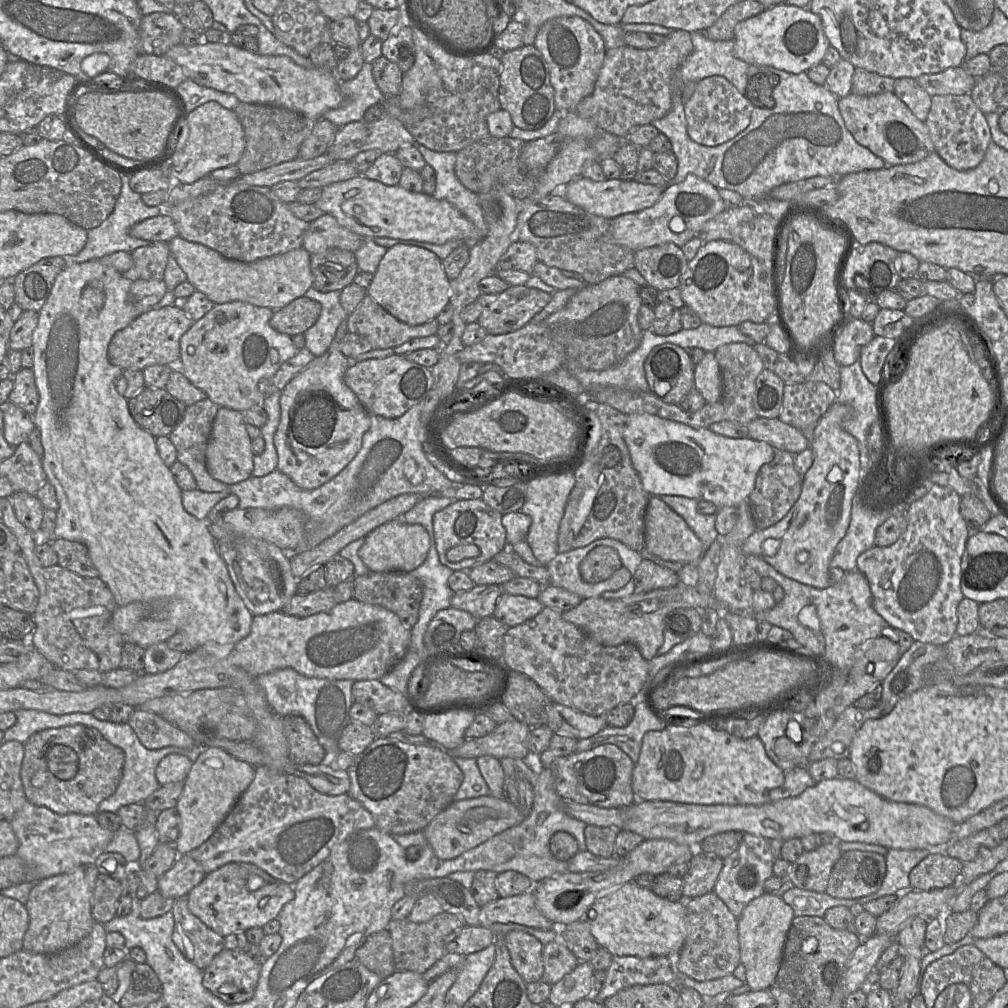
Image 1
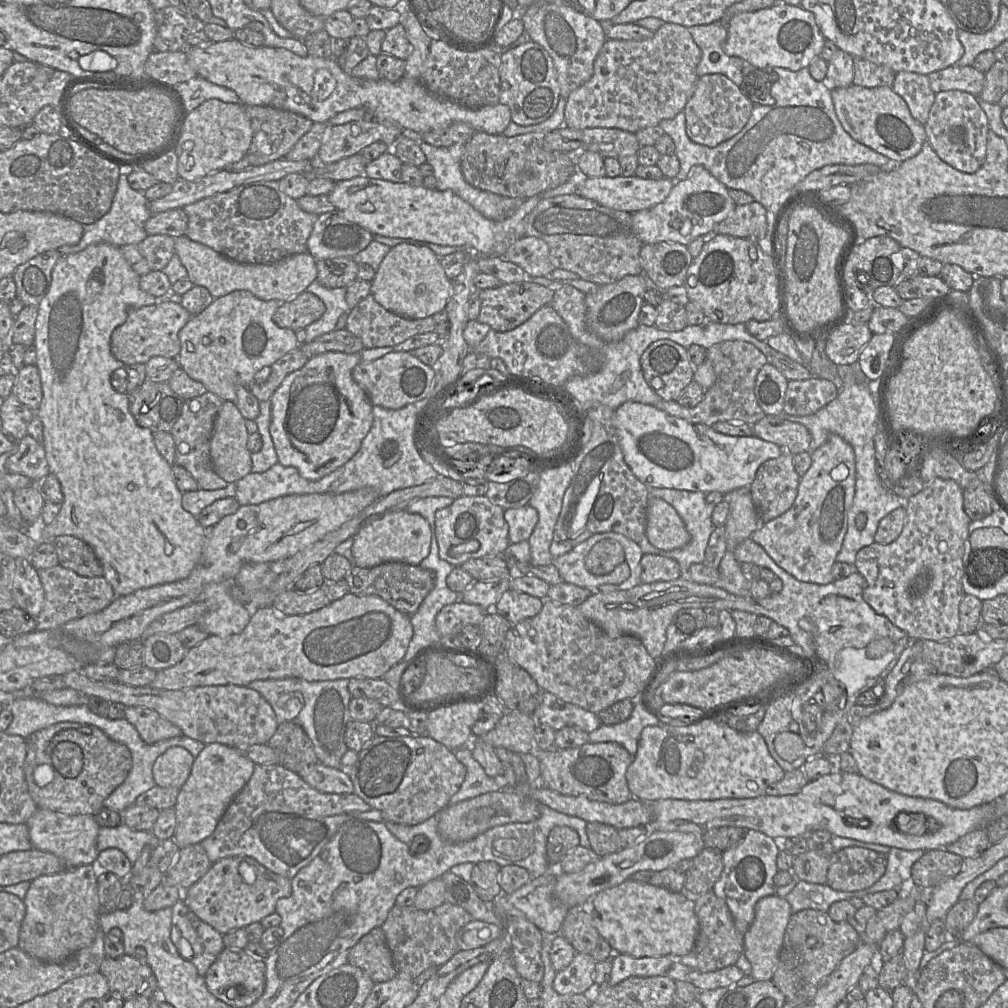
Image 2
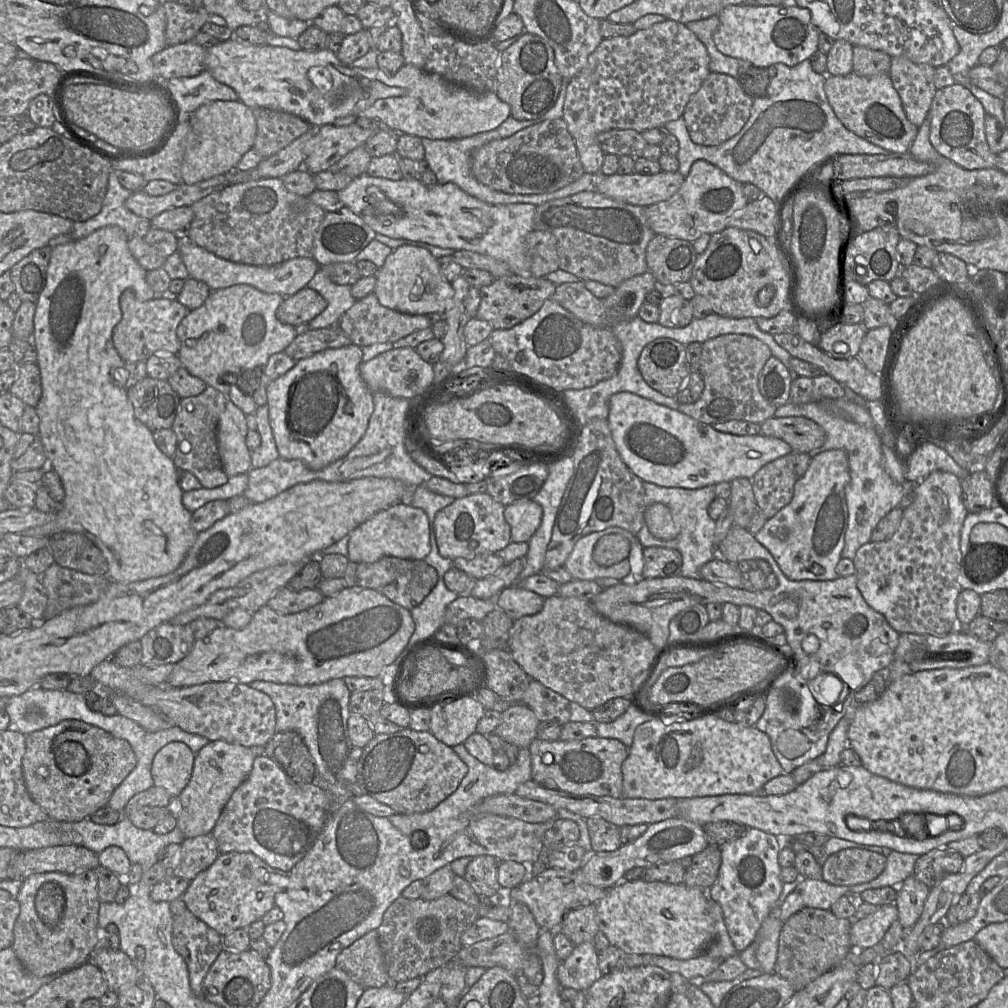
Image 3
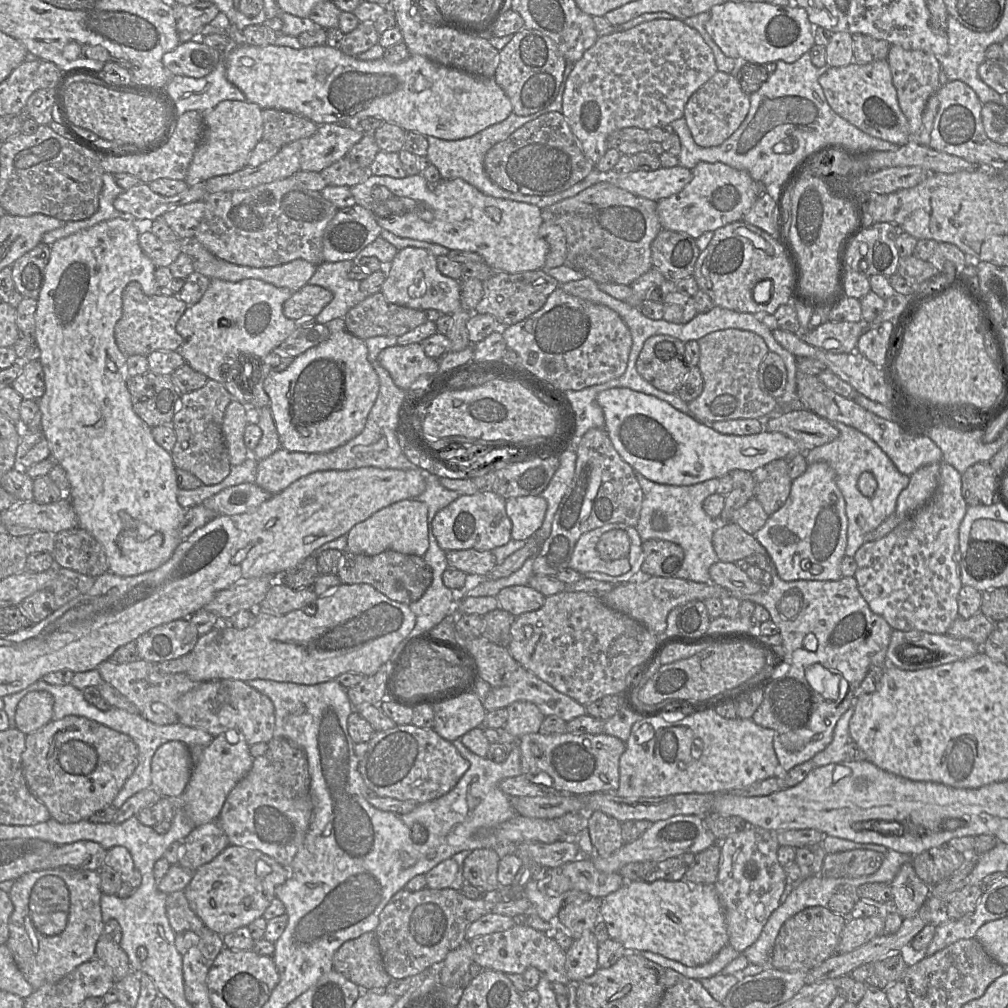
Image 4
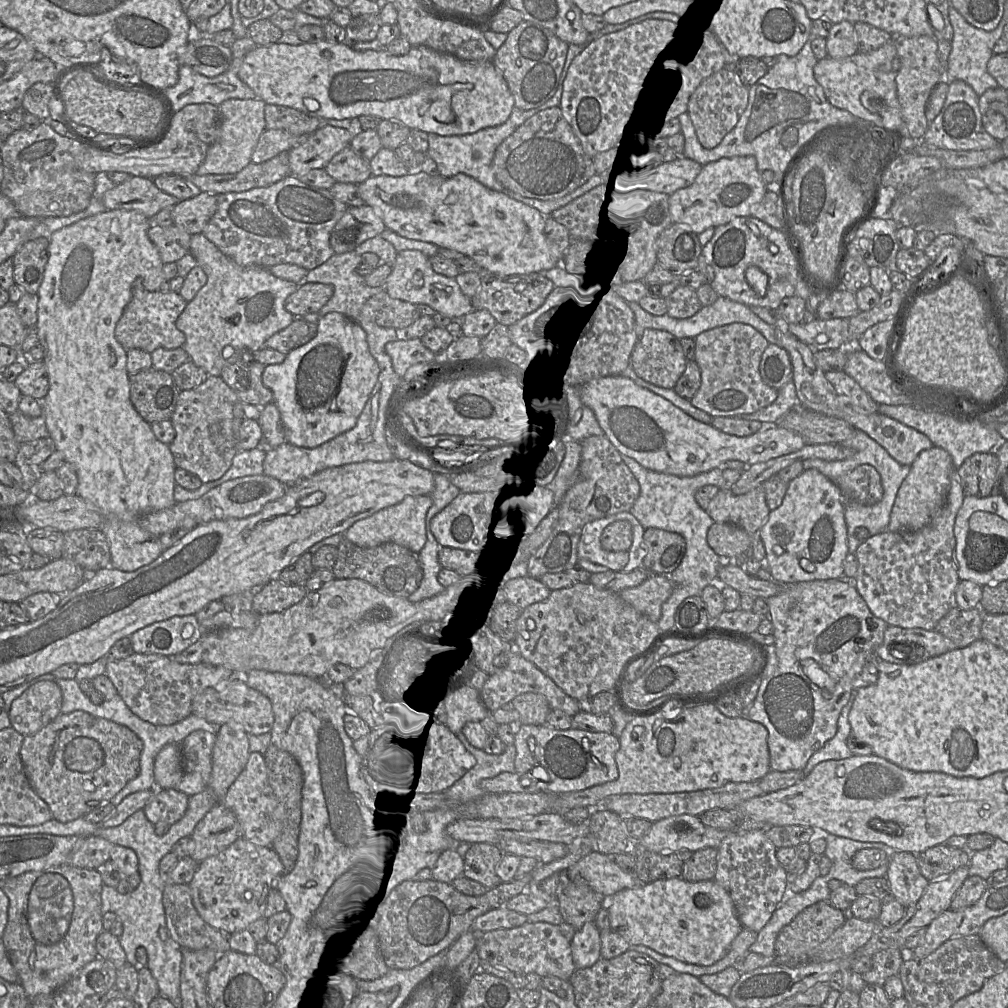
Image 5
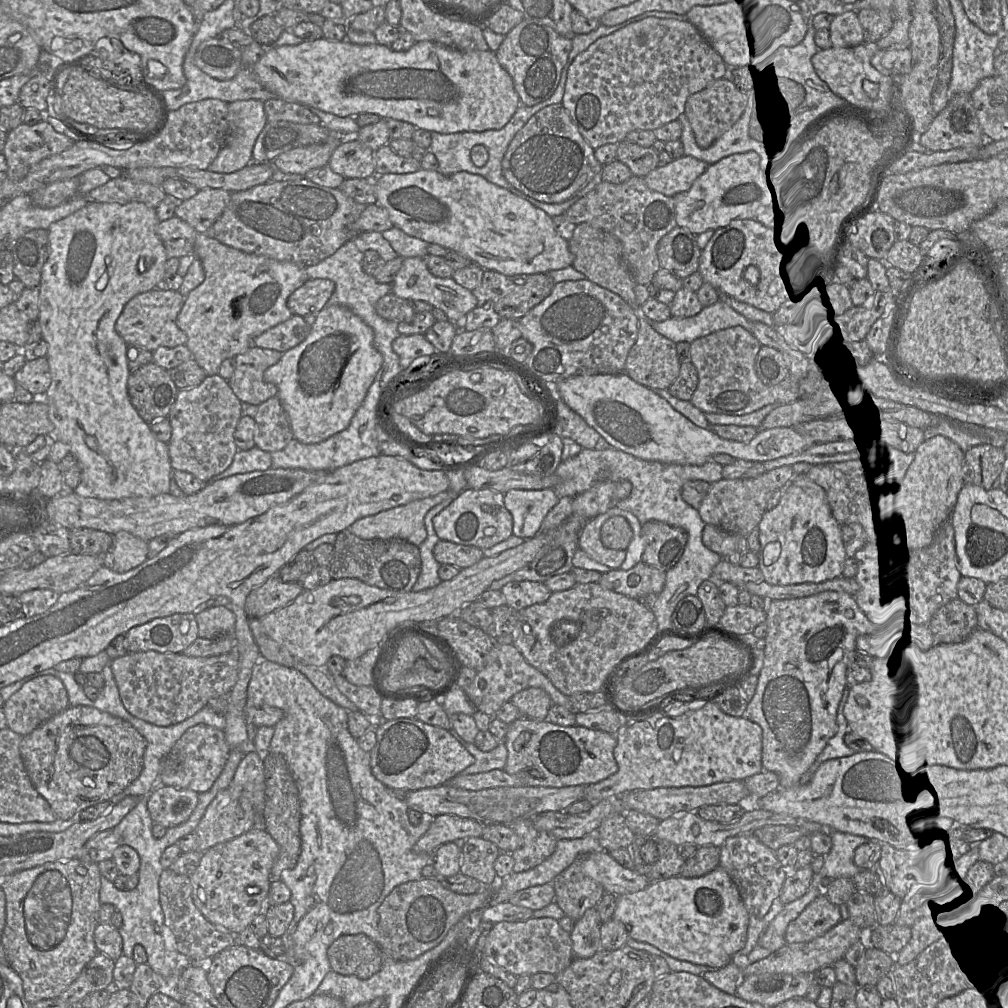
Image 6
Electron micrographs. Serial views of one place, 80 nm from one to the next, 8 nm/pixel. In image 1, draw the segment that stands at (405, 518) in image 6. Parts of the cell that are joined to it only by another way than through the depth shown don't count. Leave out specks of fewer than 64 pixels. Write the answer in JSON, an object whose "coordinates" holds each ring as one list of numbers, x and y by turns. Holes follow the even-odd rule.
{"coordinates":[[398,519,387,522,365,536,359,557,371,572,411,572,422,565,428,556,430,538,420,524,407,524]]}

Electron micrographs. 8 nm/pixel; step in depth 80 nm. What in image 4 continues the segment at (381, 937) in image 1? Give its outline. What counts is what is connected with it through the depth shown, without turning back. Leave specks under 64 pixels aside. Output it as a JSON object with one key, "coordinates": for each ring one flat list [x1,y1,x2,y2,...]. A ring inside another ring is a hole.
{"coordinates":[[375,932,343,943,333,956,333,969,362,990,386,988,392,977,386,972]]}

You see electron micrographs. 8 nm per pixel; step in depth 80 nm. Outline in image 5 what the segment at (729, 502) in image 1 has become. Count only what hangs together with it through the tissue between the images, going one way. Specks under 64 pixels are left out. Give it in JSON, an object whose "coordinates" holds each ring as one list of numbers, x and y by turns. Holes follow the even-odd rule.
{"coordinates":[[626,376,604,377,583,386,574,393,580,405,593,412,604,435,621,455,631,457,646,469,659,473,681,477,695,476,720,468,729,460,738,460,750,466,796,452,806,445,801,436,778,425,764,425,760,431,746,437,723,433,711,424,696,421,668,400,638,386]]}

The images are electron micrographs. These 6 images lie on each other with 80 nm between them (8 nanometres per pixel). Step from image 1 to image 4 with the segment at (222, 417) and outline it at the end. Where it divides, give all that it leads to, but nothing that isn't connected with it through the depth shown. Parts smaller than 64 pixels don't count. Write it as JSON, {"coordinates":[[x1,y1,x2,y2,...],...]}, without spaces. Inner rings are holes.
{"coordinates":[[232,400,224,414,223,435,232,466,242,464,253,451,247,451,244,444,244,431,248,424,245,406,238,400]]}

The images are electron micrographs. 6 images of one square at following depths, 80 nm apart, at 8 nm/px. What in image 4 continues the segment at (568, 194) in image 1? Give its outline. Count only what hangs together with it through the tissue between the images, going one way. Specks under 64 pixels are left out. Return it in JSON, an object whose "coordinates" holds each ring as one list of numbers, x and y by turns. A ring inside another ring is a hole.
{"coordinates":[[677,165,648,172,633,171,627,175,616,175,611,171,604,177,608,177,608,180,623,190,658,202,683,190,691,182,693,173,692,170]]}

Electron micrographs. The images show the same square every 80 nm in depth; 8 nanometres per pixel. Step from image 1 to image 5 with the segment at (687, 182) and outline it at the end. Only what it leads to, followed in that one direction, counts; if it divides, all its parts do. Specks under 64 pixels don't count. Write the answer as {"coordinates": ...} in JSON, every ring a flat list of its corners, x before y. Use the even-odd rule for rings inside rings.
{"coordinates":[[754,156,721,158,702,167,691,186,680,189,668,198,673,224,684,225,697,235,708,228,729,223,735,217,751,216,753,207,767,192,762,172]]}

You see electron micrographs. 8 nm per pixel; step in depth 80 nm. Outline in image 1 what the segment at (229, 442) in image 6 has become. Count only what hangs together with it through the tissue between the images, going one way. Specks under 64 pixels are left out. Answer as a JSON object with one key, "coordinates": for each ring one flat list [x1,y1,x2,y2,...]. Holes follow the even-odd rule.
{"coordinates":[[208,397,187,406,182,421,168,436,176,448,176,460,189,468,196,480,197,488,205,492,221,492,229,486,213,478,206,467,206,449,218,409,219,406]]}

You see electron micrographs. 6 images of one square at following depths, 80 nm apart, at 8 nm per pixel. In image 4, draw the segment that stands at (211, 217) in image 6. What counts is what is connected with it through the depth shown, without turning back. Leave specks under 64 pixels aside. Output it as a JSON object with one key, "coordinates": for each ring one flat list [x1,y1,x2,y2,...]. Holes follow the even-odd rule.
{"coordinates":[[198,200,176,207,163,214,168,226,181,239,195,237,205,212,205,202]]}

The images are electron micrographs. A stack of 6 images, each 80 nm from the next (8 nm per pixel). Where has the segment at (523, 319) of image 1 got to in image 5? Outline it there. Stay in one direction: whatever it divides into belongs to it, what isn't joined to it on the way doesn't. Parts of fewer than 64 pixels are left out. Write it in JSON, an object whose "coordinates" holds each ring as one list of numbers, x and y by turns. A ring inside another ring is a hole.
{"coordinates":[[484,271,480,288,471,299,472,306,474,310,488,310,498,323,510,326,539,308,547,300,554,288,554,281,540,272,499,276]]}

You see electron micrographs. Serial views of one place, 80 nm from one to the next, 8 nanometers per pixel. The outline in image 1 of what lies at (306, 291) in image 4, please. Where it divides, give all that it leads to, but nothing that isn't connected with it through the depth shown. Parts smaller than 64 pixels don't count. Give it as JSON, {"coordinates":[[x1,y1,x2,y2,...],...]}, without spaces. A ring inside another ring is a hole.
{"coordinates":[[304,295,274,310,269,323,276,331,289,336,303,334,317,322,321,311,318,301]]}

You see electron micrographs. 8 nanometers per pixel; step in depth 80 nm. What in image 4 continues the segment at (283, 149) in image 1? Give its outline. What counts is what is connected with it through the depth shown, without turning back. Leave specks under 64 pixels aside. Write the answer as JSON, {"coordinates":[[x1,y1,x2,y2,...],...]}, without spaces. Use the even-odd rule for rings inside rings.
{"coordinates":[[267,108,262,110,264,131,262,140,277,147,312,136,318,125,292,112]]}

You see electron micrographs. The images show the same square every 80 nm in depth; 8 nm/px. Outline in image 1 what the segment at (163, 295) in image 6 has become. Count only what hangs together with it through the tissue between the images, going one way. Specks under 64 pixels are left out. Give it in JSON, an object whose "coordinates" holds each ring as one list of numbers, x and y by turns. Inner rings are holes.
{"coordinates":[[175,306,152,308,118,330,108,345,108,360,123,370,143,370,151,365,170,365,180,358,180,338,194,321]]}

